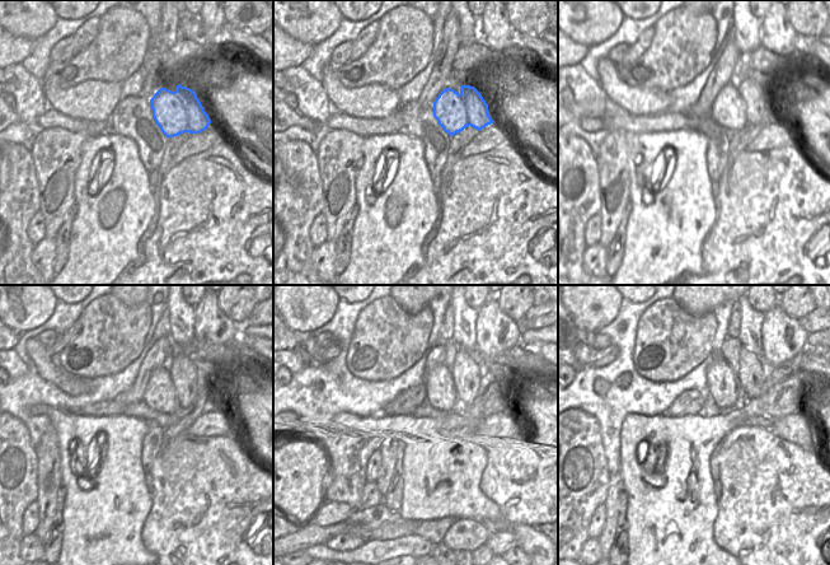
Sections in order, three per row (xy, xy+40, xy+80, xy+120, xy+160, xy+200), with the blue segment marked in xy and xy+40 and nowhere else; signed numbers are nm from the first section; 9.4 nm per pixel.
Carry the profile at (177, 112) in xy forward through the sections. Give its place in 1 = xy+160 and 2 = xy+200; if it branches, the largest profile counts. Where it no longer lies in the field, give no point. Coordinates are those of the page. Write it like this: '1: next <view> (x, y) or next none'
1: next xy+160 (435, 377)
2: next xy+200 (720, 377)

